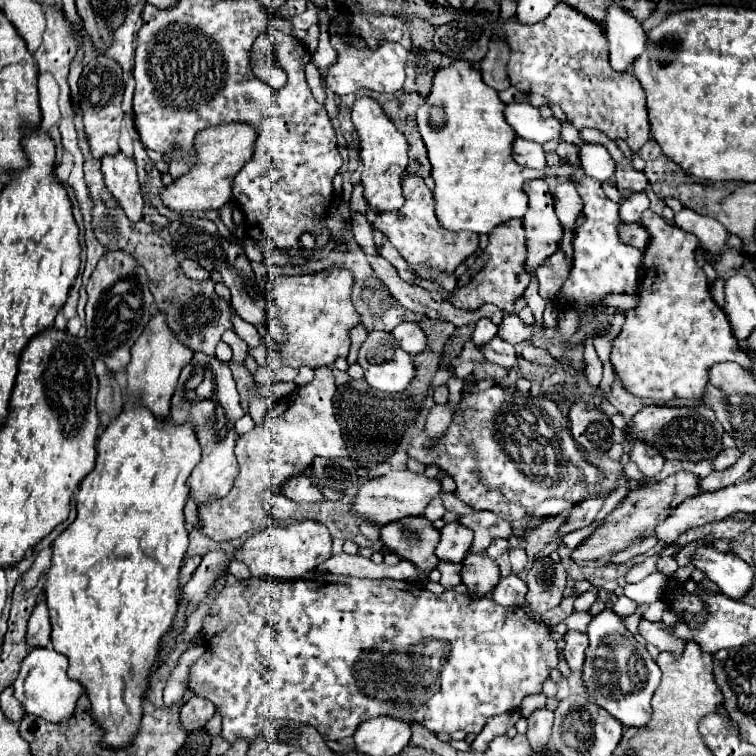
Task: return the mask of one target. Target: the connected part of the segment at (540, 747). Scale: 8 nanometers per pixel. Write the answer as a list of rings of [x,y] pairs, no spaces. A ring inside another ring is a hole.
[[[547,708],[535,710],[529,716],[527,738],[529,738],[529,744],[533,746],[535,752],[547,750],[547,744],[549,744],[549,738],[551,738],[551,724],[553,724],[553,712],[547,710]]]

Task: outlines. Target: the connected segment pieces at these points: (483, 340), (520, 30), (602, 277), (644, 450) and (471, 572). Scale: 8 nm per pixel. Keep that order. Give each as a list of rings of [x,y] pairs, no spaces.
[[[481,318],[477,324],[475,324],[475,330],[473,330],[473,344],[475,346],[483,346],[487,344],[489,340],[493,340],[497,336],[497,326],[489,320],[489,318]]]
[[[559,2],[553,12],[537,24],[521,24],[515,16],[501,26],[501,40],[509,48],[509,80],[521,92],[539,94],[561,106],[577,130],[597,128],[609,138],[623,138],[633,152],[649,140],[645,94],[631,72],[615,72],[607,60],[607,38],[603,26]]]
[[[581,170],[573,172],[571,178],[577,182],[577,192],[583,200],[583,212],[587,220],[577,228],[577,234],[573,240],[573,250],[575,250],[573,268],[567,282],[557,292],[557,302],[563,310],[573,308],[579,314],[579,318],[591,318],[595,316],[597,308],[603,306],[605,296],[639,292],[639,268],[643,260],[643,250],[631,248],[617,240],[615,228],[620,222],[620,205],[611,202],[603,194],[601,182],[595,182],[595,178],[587,176]]]
[[[635,442],[635,444],[633,444],[633,450],[631,450],[629,460],[637,464],[639,472],[645,476],[645,482],[653,480],[653,478],[661,472],[663,462],[665,462],[661,454],[653,452],[653,450],[651,450],[649,446],[645,446],[643,442]]]
[[[469,552],[463,560],[461,578],[463,578],[463,584],[469,588],[469,594],[483,596],[491,592],[499,582],[499,566],[495,560],[487,556]]]

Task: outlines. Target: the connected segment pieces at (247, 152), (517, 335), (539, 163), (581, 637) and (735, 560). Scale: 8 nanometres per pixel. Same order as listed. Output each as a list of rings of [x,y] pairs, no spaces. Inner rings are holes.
[[[231,122],[231,124],[219,124],[219,126],[209,126],[203,132],[199,132],[195,140],[195,148],[199,154],[199,162],[191,166],[191,170],[175,180],[171,186],[167,186],[161,192],[163,204],[169,206],[171,210],[183,212],[183,210],[211,210],[211,208],[221,208],[231,200],[231,188],[233,188],[233,178],[237,172],[251,160],[255,140],[257,140],[255,128],[251,124],[243,122]]]
[[[503,314],[503,322],[499,324],[499,338],[509,344],[519,344],[533,336],[533,326],[525,326],[517,314]]]
[[[517,138],[515,140],[515,148],[513,148],[513,158],[521,164],[521,166],[527,166],[527,168],[545,168],[545,152],[543,152],[543,146],[541,144],[535,144],[531,140],[523,140],[523,138]]]
[[[569,630],[565,634],[565,660],[571,668],[571,672],[577,672],[581,674],[583,672],[583,664],[585,664],[585,650],[589,646],[589,640],[587,640],[587,634],[583,632],[575,632],[575,630]]]
[[[705,546],[693,554],[691,562],[703,570],[725,596],[731,596],[733,600],[747,596],[755,582],[755,572],[751,566],[733,552],[721,554],[713,546]]]

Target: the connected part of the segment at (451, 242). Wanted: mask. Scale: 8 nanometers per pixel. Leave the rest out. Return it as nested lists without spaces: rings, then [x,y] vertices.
[[[403,176],[403,196],[403,208],[399,212],[377,214],[373,228],[385,232],[389,242],[407,262],[429,264],[445,272],[453,272],[467,256],[477,252],[479,238],[475,232],[447,232],[447,228],[441,228],[433,210],[433,192],[425,186],[421,176]]]

